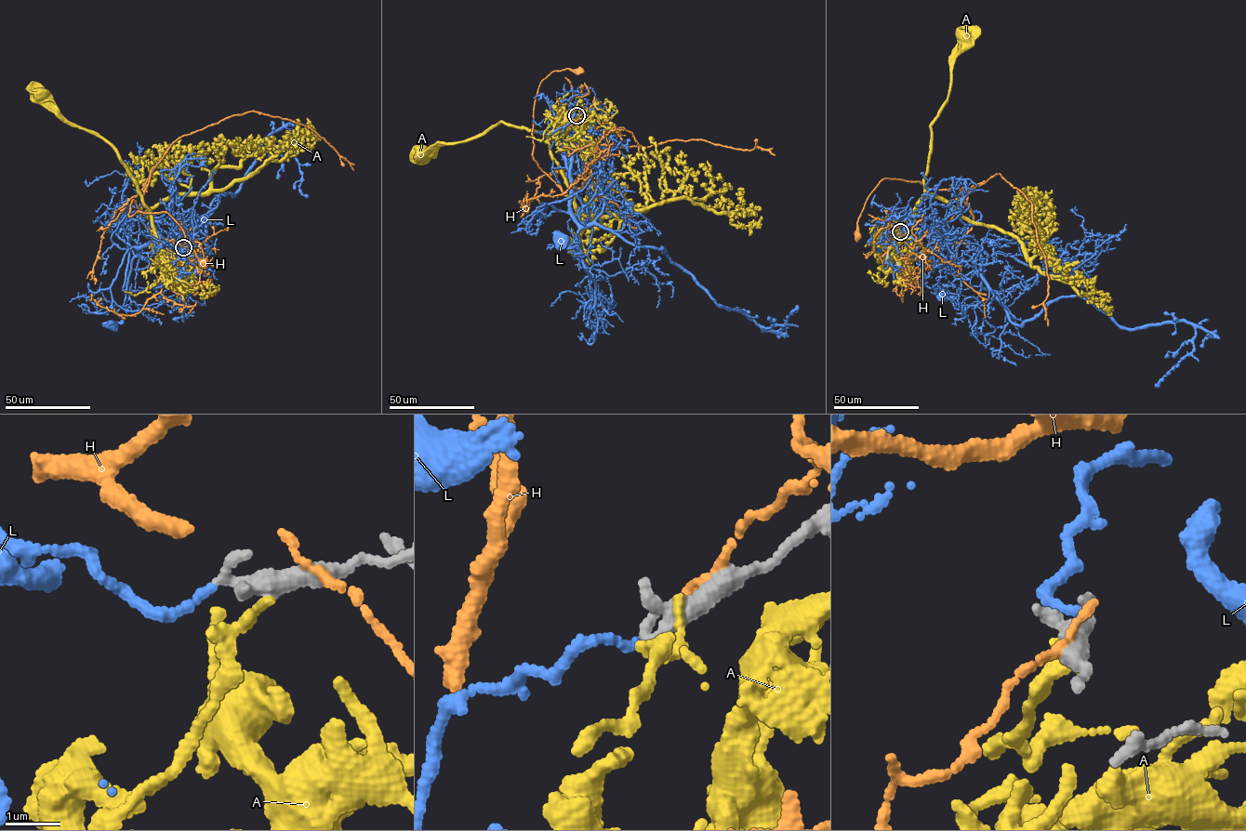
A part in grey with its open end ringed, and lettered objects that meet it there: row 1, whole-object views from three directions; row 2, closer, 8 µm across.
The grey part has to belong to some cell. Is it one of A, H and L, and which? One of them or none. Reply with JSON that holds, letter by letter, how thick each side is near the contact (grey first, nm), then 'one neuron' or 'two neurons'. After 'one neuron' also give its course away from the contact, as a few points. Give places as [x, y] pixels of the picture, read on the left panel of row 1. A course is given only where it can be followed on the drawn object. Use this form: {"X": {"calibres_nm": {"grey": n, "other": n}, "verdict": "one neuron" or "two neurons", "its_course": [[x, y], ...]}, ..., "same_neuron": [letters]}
{"A": {"calibres_nm": {"grey": 360, "other": 140}, "verdict": "two neurons"}, "H": {"calibres_nm": {"grey": 320, "other": 170}, "verdict": "two neurons"}, "L": {"calibres_nm": {"grey": 240, "other": 150}, "verdict": "one neuron", "its_course": [[182, 247], [174, 245], [169, 237], [139, 247], [132, 261], [125, 300], [117, 312], [123, 319], [112, 326]]}, "same_neuron": ["L"]}

